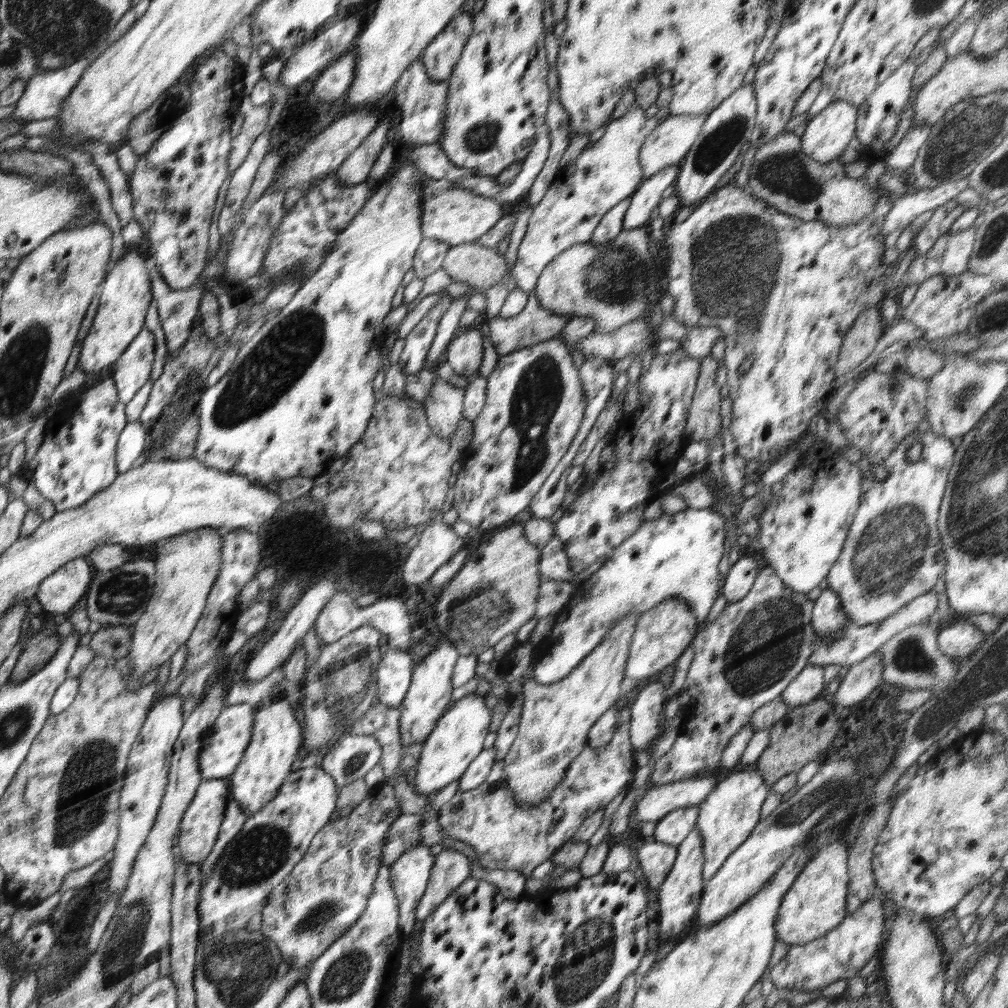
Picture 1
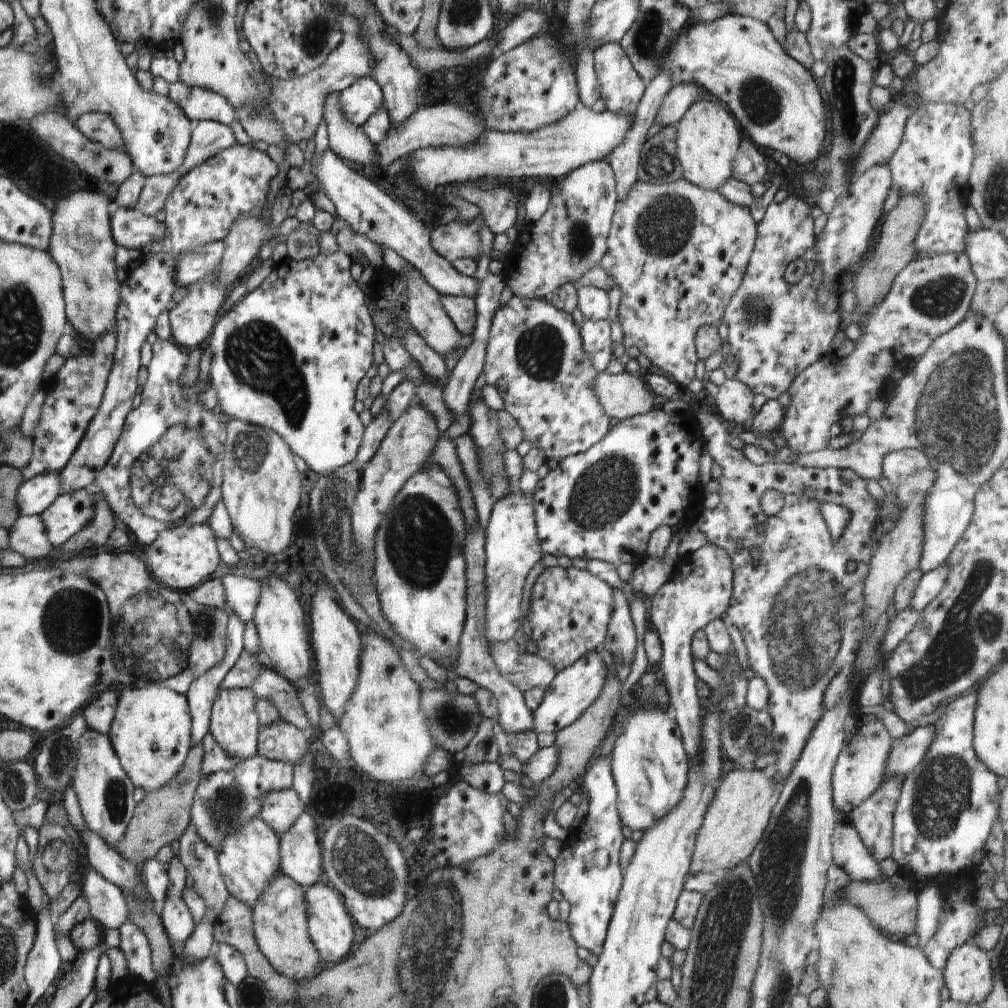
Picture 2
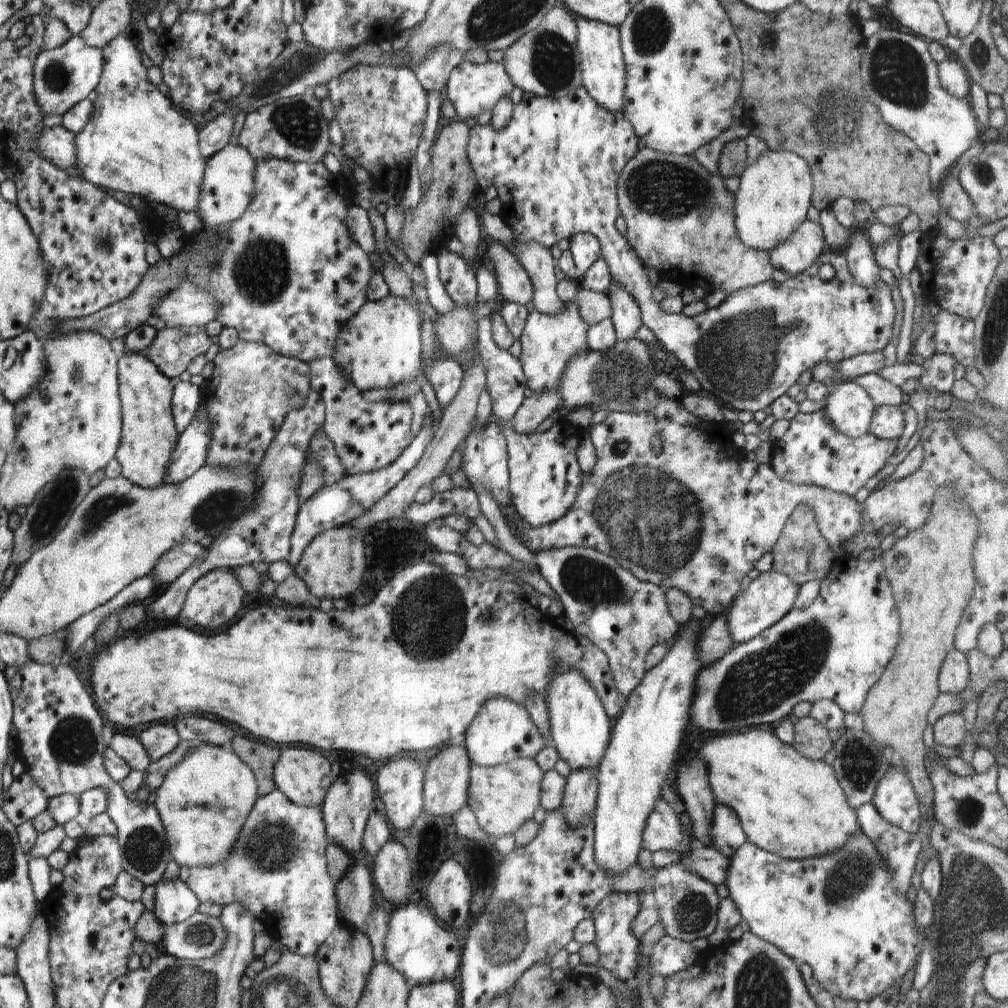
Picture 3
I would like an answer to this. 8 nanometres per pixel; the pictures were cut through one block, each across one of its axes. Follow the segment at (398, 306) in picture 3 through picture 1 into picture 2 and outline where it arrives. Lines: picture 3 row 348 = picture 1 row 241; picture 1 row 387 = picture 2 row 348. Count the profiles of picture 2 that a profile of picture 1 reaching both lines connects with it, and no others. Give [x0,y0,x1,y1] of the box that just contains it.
[204,250,376,477]

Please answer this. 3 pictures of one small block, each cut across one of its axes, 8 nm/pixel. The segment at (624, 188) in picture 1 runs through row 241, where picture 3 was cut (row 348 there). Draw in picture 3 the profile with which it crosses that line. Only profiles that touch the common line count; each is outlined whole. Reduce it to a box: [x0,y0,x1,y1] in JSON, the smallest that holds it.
[519,300,590,393]

